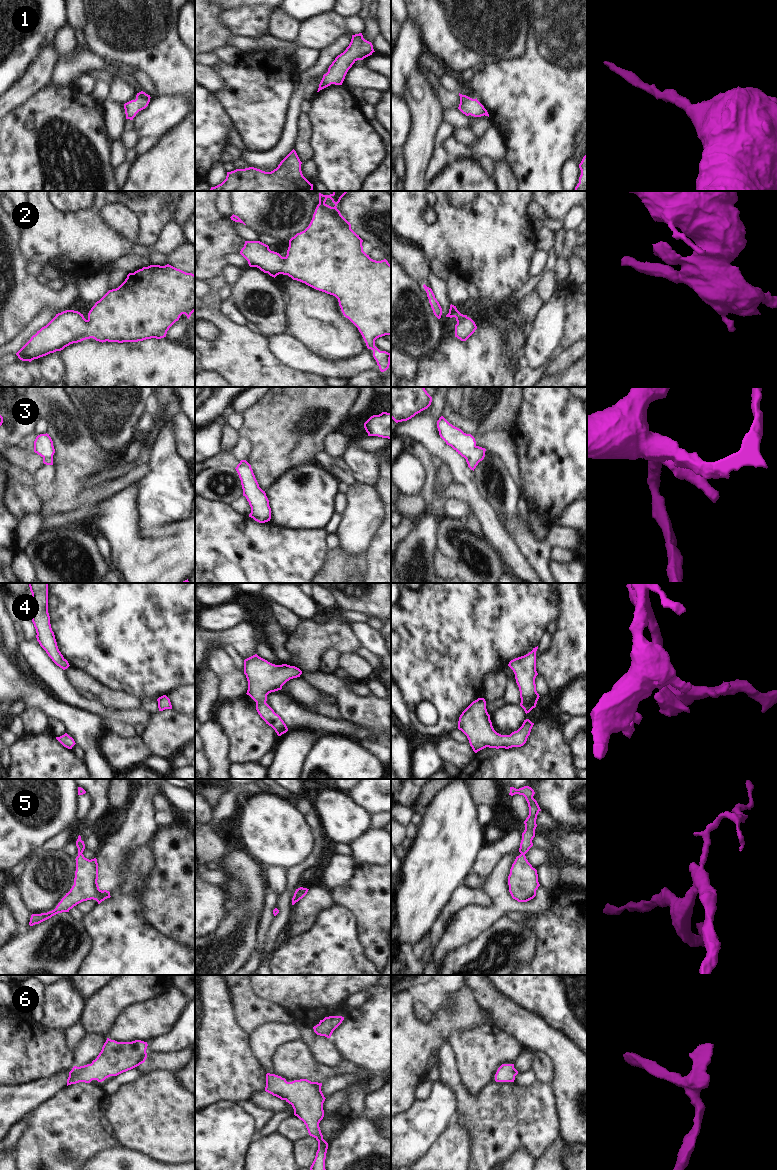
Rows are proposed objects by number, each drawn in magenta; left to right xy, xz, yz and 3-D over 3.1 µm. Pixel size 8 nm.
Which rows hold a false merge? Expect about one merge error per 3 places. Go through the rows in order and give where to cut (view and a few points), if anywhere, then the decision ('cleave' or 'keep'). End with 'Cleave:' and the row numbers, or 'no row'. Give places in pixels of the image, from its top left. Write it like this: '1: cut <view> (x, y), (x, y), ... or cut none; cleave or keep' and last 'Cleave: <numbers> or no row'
1: cut none; keep
2: cut none; keep
3: cut none; keep
4: cut none; keep
5: cut none; keep
6: cut none; keep
Cleave: no row

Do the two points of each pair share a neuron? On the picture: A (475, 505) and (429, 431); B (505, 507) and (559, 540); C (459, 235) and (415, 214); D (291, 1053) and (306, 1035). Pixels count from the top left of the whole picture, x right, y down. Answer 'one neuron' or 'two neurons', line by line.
A: one neuron
B: one neuron
C: one neuron
D: two neurons

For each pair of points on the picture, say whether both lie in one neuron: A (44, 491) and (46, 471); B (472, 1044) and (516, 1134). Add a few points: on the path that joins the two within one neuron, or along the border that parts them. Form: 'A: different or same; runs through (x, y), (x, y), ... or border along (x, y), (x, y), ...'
A: same; runs through (44, 486), (44, 476)
B: different; border along (494, 1080), (475, 1096), (471, 1094)

